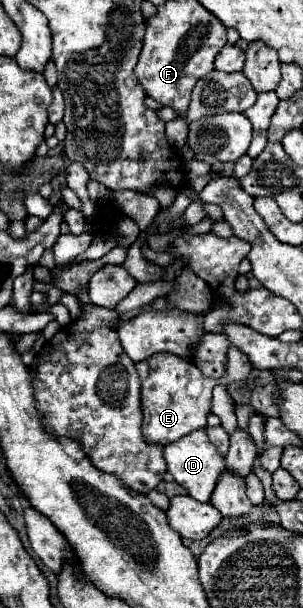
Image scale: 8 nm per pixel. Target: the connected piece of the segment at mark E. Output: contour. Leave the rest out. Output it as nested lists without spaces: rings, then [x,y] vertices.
[[[156,354],[136,364],[142,382],[142,434],[146,442],[168,444],[182,436],[204,428],[206,418],[212,412],[212,388],[218,384],[198,372],[188,360],[174,354]]]

